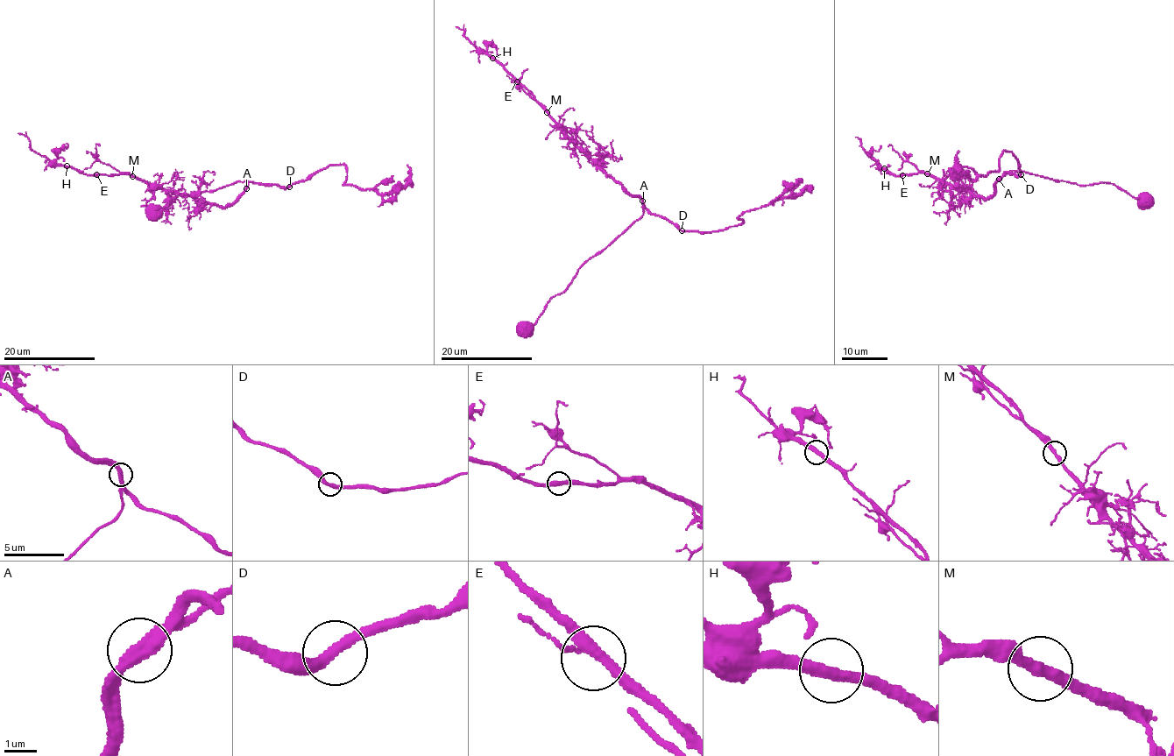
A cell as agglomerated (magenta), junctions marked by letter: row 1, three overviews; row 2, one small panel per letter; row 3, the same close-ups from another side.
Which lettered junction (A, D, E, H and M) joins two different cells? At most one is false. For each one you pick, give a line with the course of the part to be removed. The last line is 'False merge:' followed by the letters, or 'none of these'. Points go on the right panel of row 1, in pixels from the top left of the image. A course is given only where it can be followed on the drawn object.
False merge: none of these

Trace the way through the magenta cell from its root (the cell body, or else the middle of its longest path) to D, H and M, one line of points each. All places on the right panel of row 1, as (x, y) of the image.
D: (1147, 199), (1135, 197), (1105, 182), (1077, 185), (1025, 172), (1005, 173), (1021, 174)
H: (1147, 199), (1113, 183), (1077, 185), (1012, 170), (984, 199), (923, 173), (894, 175), (884, 168)
M: (1147, 199), (1113, 183), (1077, 185), (1012, 170), (984, 199), (927, 173)

